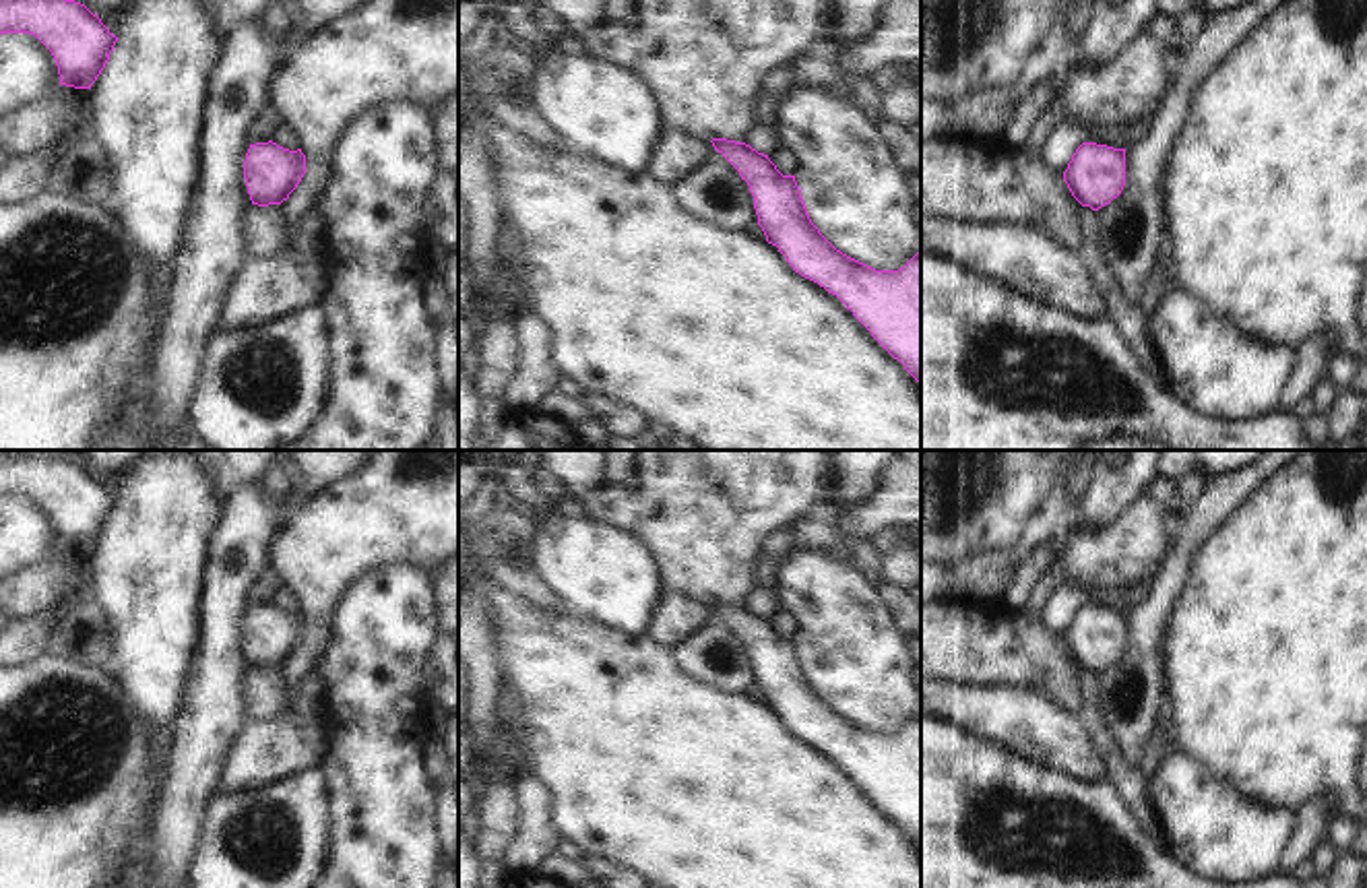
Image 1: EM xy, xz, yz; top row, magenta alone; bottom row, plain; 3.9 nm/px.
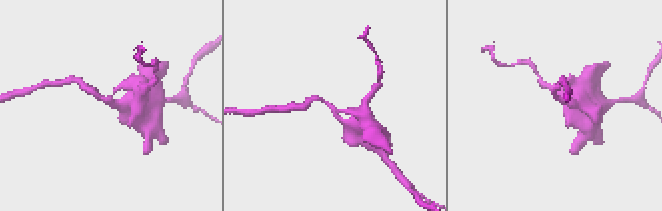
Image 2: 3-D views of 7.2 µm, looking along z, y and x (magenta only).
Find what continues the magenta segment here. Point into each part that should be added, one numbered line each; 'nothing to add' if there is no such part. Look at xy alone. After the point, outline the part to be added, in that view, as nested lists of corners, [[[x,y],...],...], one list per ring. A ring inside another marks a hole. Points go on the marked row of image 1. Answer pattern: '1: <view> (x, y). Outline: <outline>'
nothing to add

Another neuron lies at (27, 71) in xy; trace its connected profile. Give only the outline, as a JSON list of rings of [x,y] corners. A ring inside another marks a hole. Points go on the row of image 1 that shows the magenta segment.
[[[0,35],[0,120],[45,99],[58,85],[56,60],[35,35]]]

